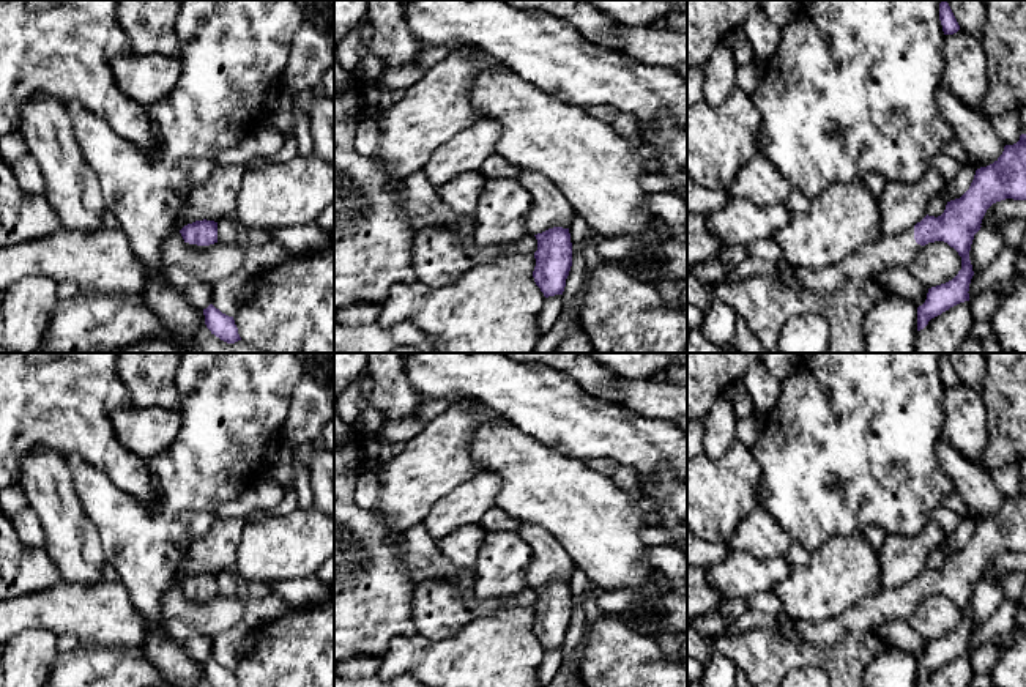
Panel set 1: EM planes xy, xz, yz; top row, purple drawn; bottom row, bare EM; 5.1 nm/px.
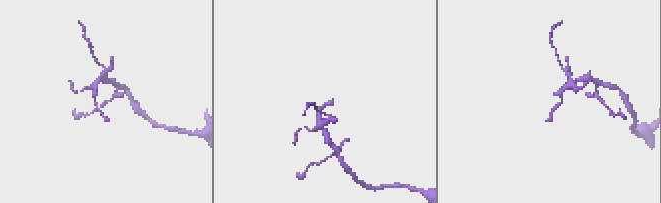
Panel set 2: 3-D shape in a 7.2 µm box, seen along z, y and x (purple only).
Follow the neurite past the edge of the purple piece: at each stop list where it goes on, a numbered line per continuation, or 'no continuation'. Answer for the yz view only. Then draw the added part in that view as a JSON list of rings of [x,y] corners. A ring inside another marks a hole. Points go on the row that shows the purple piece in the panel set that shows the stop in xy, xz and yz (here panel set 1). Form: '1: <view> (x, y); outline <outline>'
1: yz (899, 251); outline [[[914,227],[895,236],[878,238],[834,266],[823,269],[796,269],[777,276],[780,282],[812,293],[834,292],[848,279],[875,279],[889,268],[908,268],[924,246],[914,240]]]

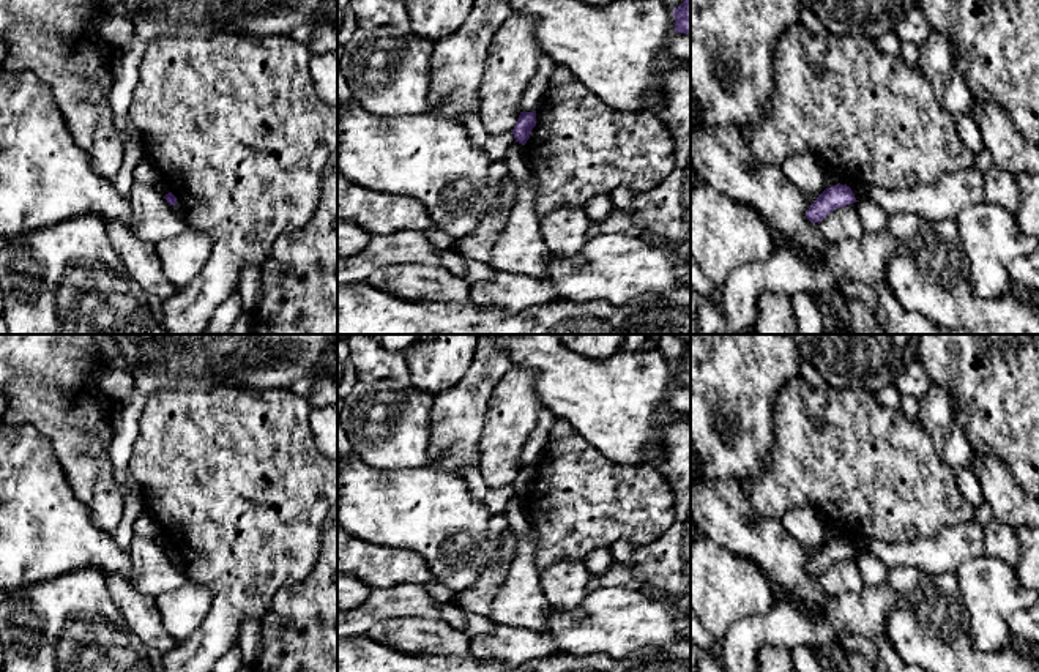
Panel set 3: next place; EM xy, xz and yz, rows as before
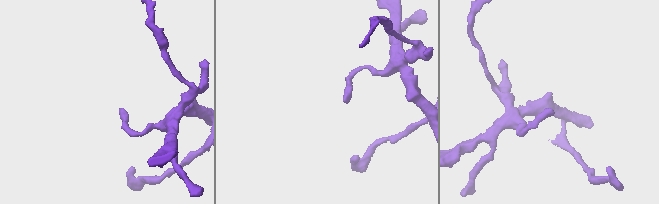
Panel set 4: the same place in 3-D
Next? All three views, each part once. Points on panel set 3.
no continuation

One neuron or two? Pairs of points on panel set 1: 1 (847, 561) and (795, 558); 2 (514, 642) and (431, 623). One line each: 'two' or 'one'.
1: two
2: two

